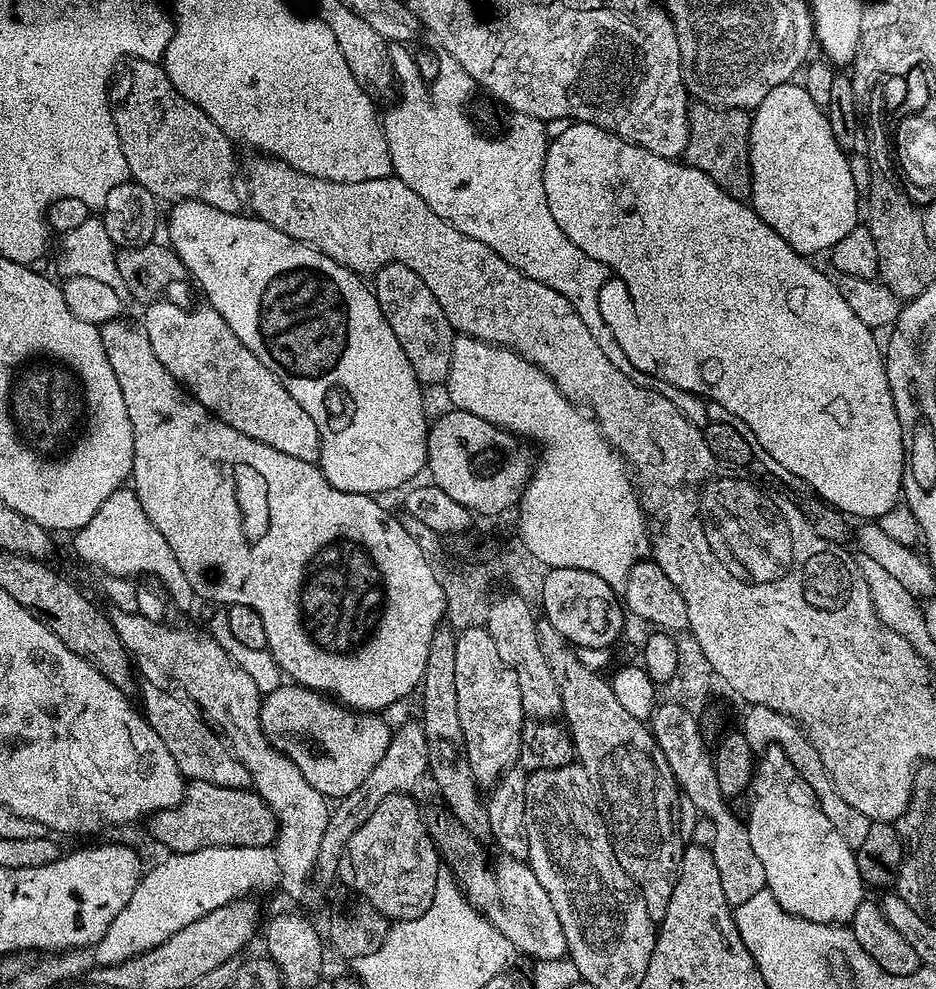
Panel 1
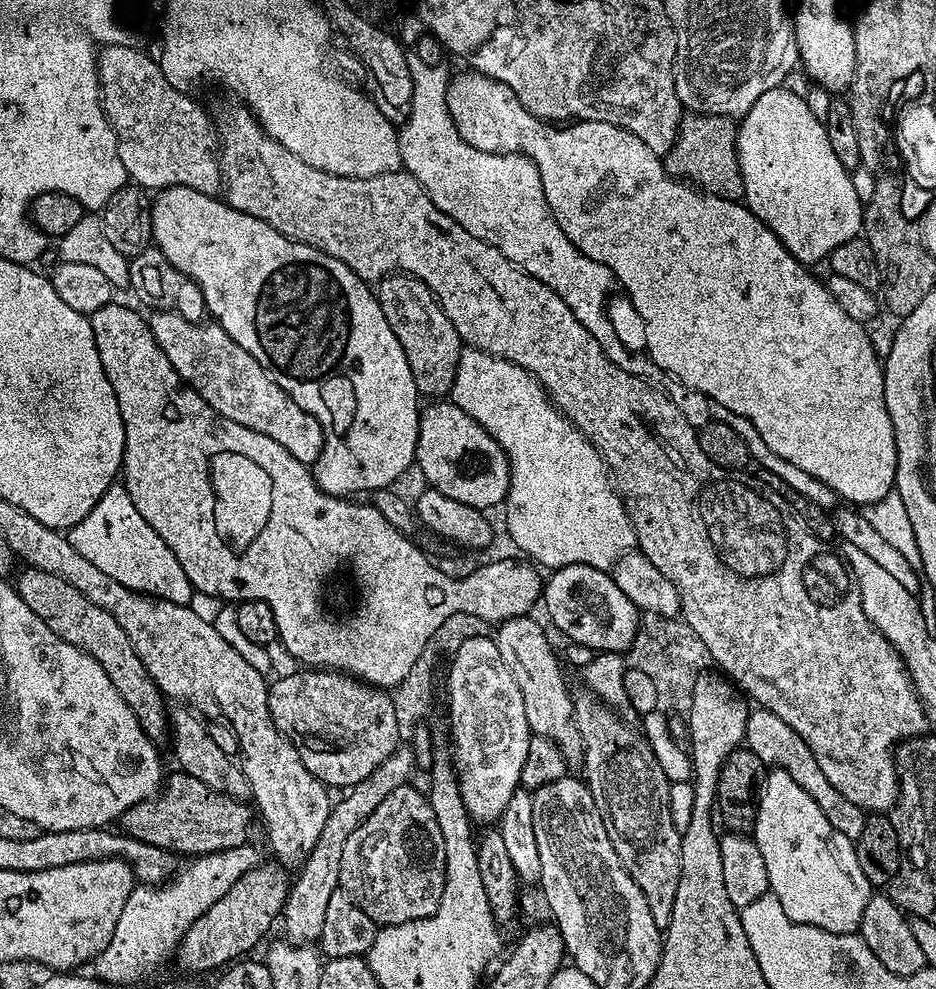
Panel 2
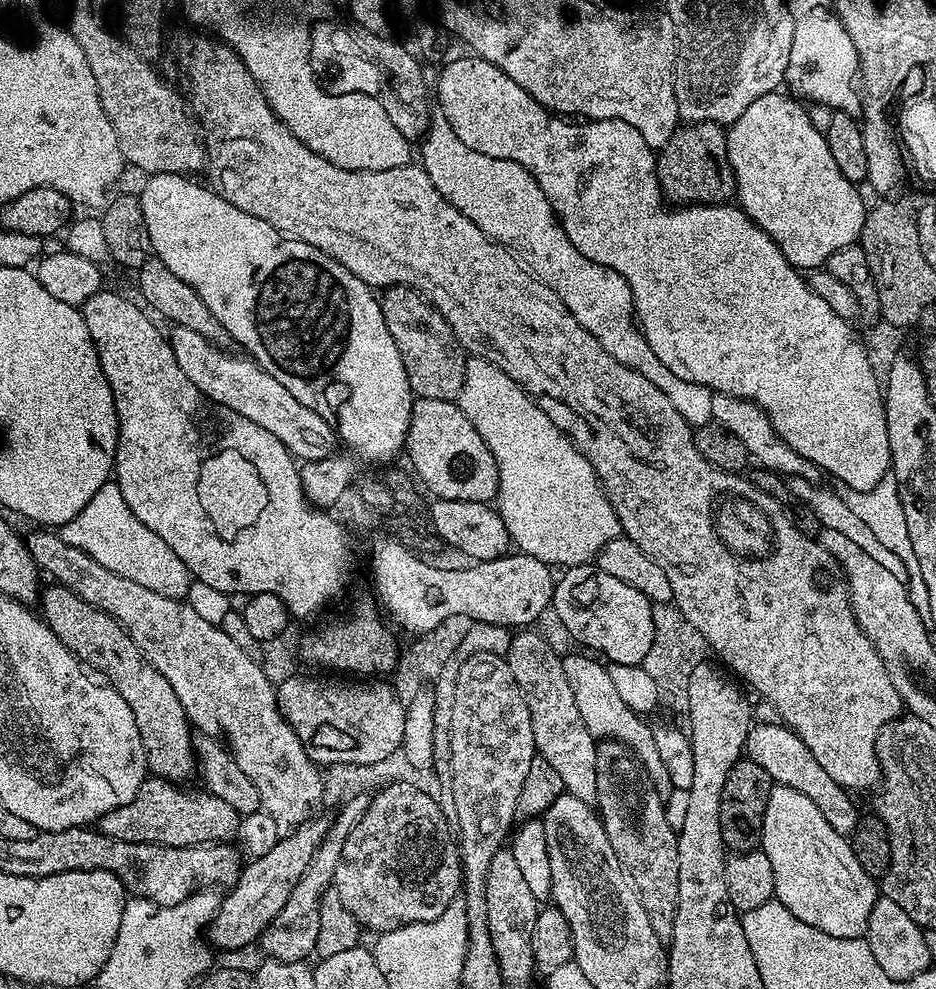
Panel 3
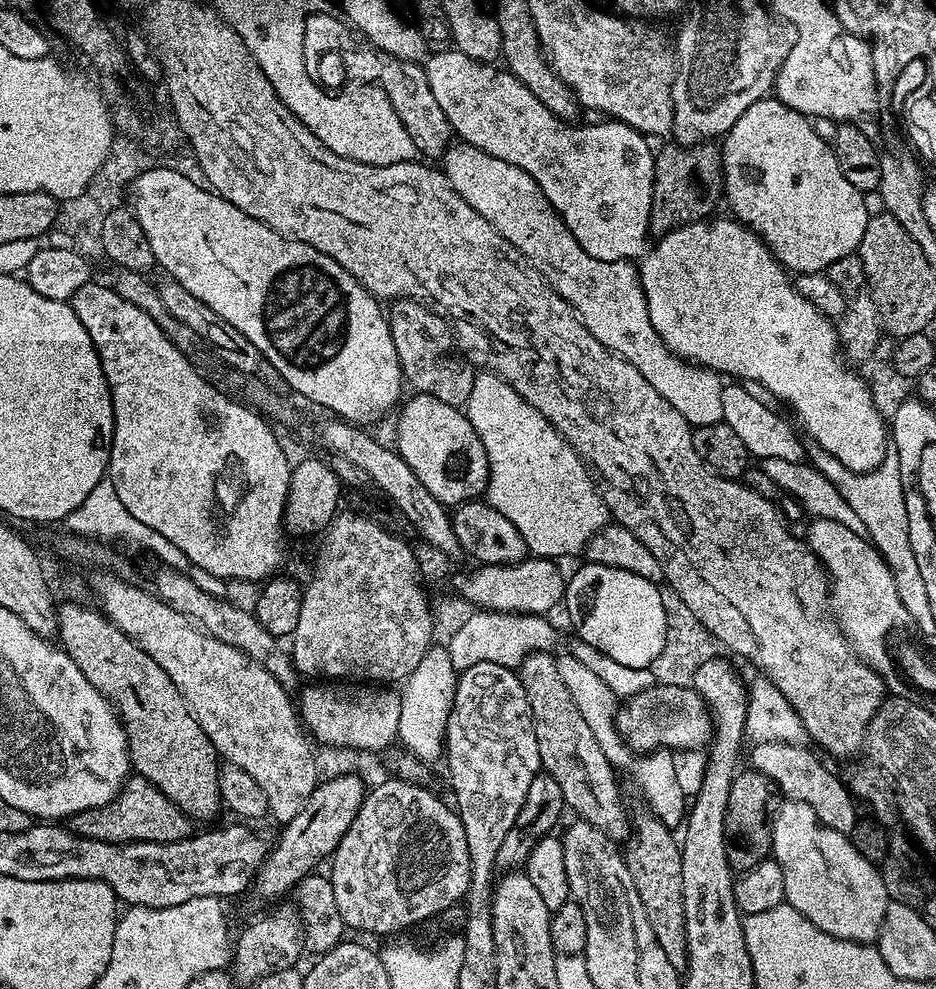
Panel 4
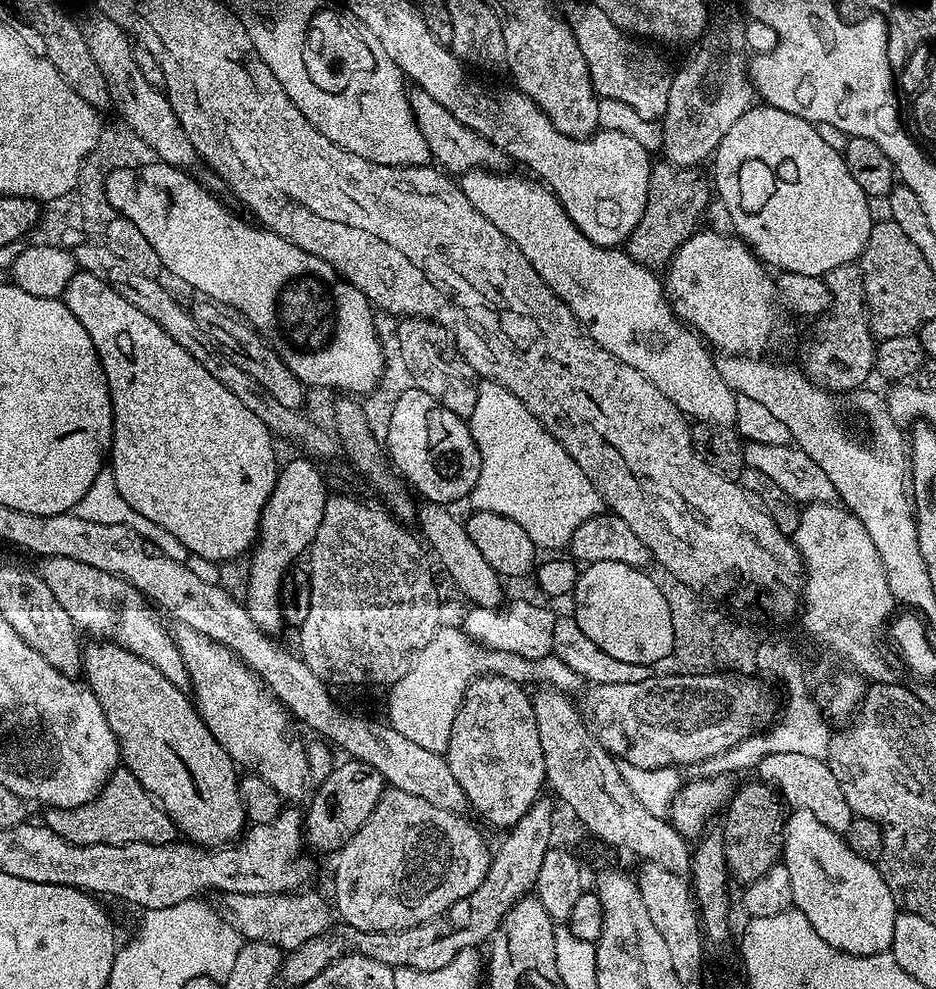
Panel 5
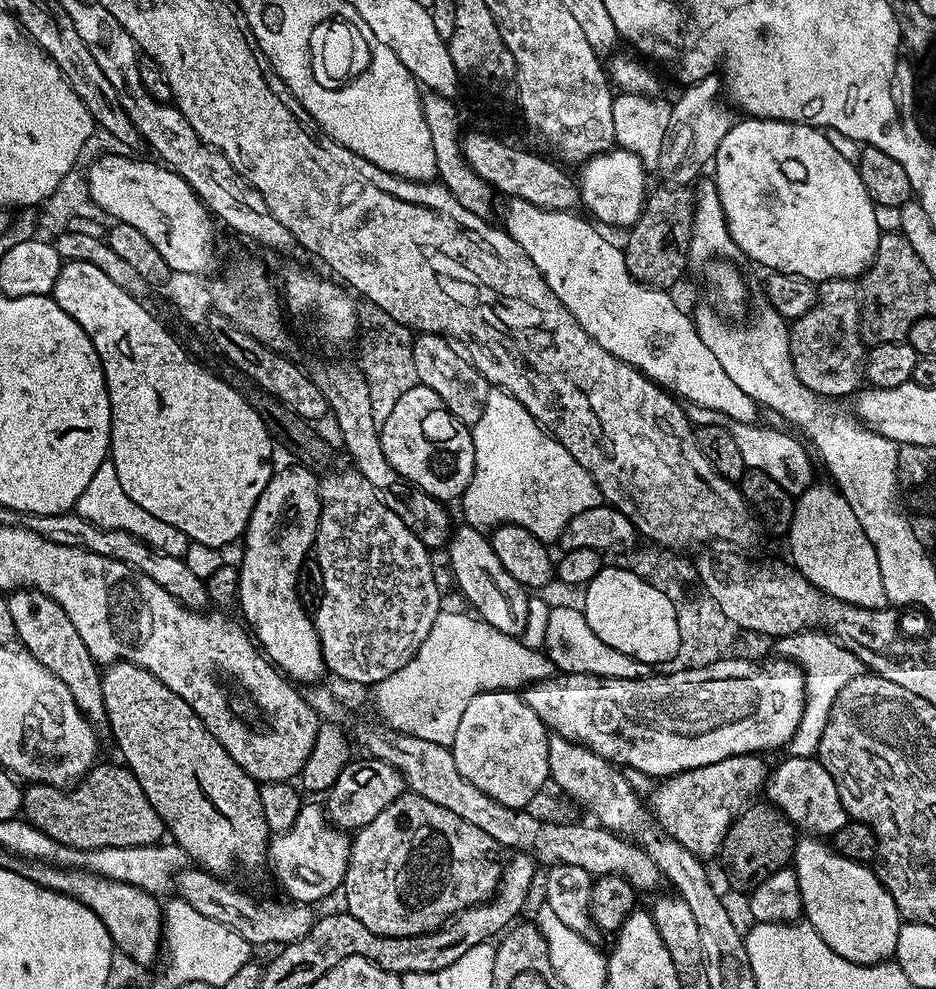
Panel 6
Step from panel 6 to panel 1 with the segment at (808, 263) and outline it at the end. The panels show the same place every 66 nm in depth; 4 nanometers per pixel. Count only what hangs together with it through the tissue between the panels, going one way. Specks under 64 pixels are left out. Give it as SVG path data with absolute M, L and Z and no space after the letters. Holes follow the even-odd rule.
M789 82L774 86L774 90L762 98L751 117L748 139L752 175L750 207L760 215L762 222L766 222L766 226L773 228L800 255L812 258L815 252L827 253L858 226L858 197L854 190L854 178L850 174L849 153L835 141L825 109L810 98L803 83Z

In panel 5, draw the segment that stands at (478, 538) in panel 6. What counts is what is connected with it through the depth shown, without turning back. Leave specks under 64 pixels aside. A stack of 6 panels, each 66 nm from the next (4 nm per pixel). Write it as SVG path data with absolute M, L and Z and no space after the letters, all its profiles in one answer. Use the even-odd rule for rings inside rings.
M424 502L418 508L419 524L424 531L423 539L433 557L440 556L440 564L448 571L447 579L478 608L497 608L505 603L502 577L496 573L494 566L486 562L482 550L474 546L463 519L452 513L445 505Z

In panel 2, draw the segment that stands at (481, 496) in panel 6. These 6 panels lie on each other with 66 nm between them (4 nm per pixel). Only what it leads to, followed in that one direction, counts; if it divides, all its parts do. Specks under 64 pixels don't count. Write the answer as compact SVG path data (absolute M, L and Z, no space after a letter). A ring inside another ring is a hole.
M465 347L458 358L458 374L454 378L450 400L470 414L470 418L474 418L474 422L478 422L478 426L482 426L506 454L510 486L502 511L508 523L509 538L525 552L521 553L529 561L545 569L548 567L548 570L565 568L568 564L611 570L618 558L636 548L634 526L600 451L549 400L548 393L525 368L477 348Z

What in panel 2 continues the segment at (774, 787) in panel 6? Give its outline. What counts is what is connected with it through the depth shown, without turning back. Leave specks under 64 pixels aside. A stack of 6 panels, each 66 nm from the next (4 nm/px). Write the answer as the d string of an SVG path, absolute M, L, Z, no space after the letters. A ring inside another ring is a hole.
M768 706L757 708L760 708L757 712L755 709L749 711L748 714L748 725L744 731L746 747L754 754L758 754L758 758L762 758L765 766L771 766L773 769L780 769L790 774L790 777L794 778L807 794L810 794L810 798L818 802L818 810L826 814L830 826L834 826L838 834L846 834L846 838L854 842L862 834L866 819L864 809L854 806L850 798L834 790L834 786L826 779L826 774L822 774L822 769L818 767L814 754L810 754L810 746L806 746L806 742L802 742L802 738L798 738L798 734L794 734L794 730L790 730L790 726L782 722L782 718L778 718L775 710Z

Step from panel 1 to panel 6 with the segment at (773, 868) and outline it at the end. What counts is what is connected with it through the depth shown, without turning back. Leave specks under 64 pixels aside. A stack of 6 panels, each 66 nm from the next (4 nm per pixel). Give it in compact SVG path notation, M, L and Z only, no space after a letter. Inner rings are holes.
M808 834L796 841L794 871L798 878L798 890L802 894L803 915L807 923L818 930L822 942L834 950L834 954L859 964L883 964L895 957L902 917L894 898L867 863L848 860L835 851L831 843Z

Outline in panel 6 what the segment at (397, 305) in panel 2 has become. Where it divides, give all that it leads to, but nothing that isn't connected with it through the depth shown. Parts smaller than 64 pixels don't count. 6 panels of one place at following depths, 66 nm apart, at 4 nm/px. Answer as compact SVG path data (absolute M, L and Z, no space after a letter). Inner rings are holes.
M421 332L413 342L414 365L419 383L434 390L434 394L442 398L446 410L450 410L454 418L471 426L478 422L478 418L482 418L486 410L490 385L487 378L473 366L471 359L467 355L459 356L455 350L457 351L449 337L439 336L433 332Z

